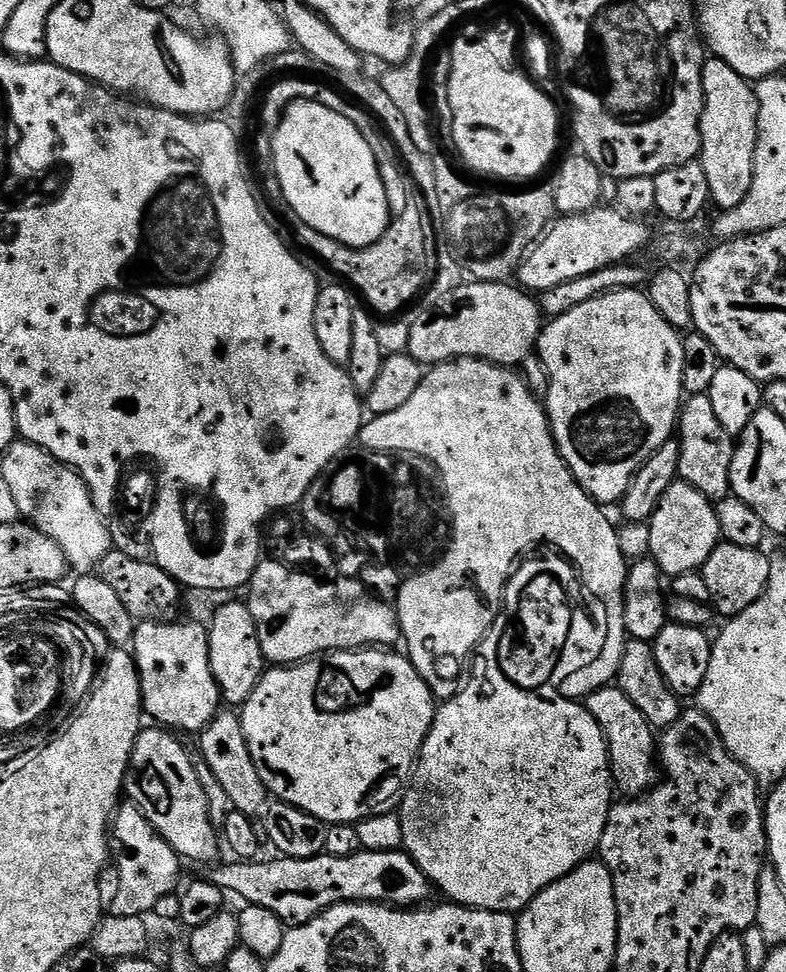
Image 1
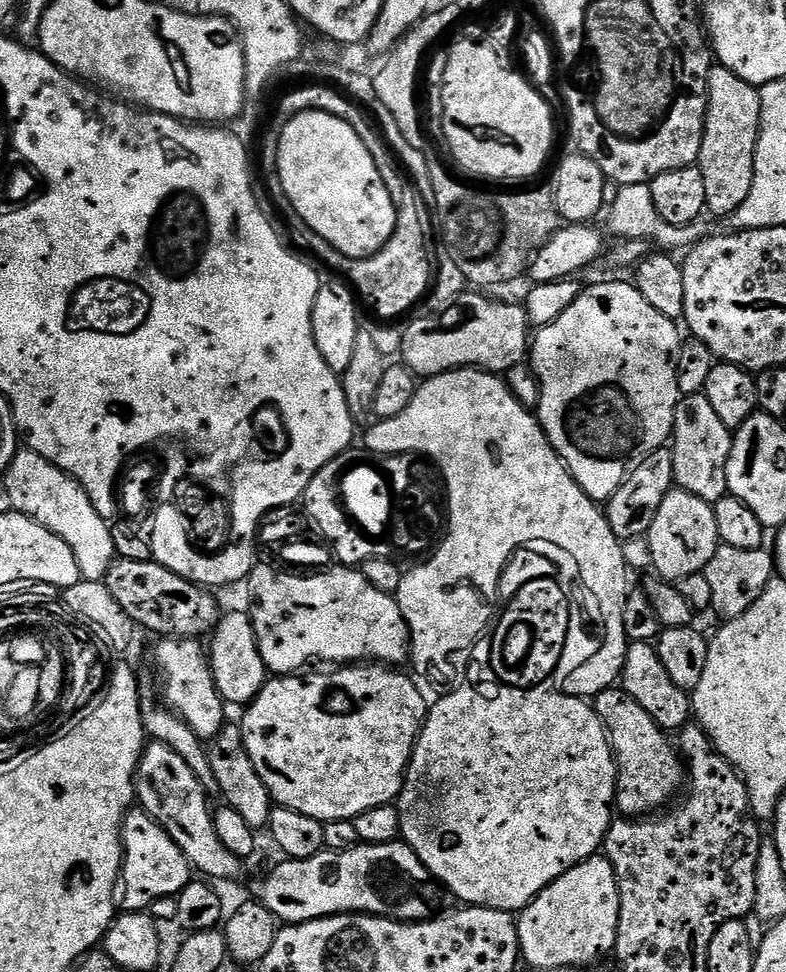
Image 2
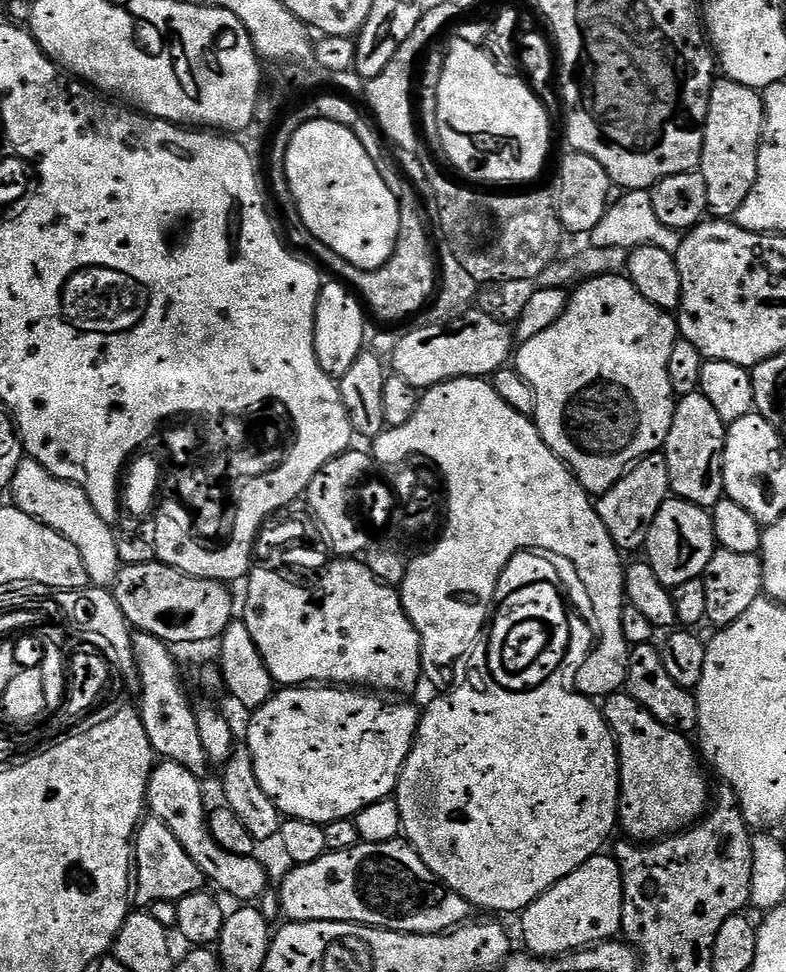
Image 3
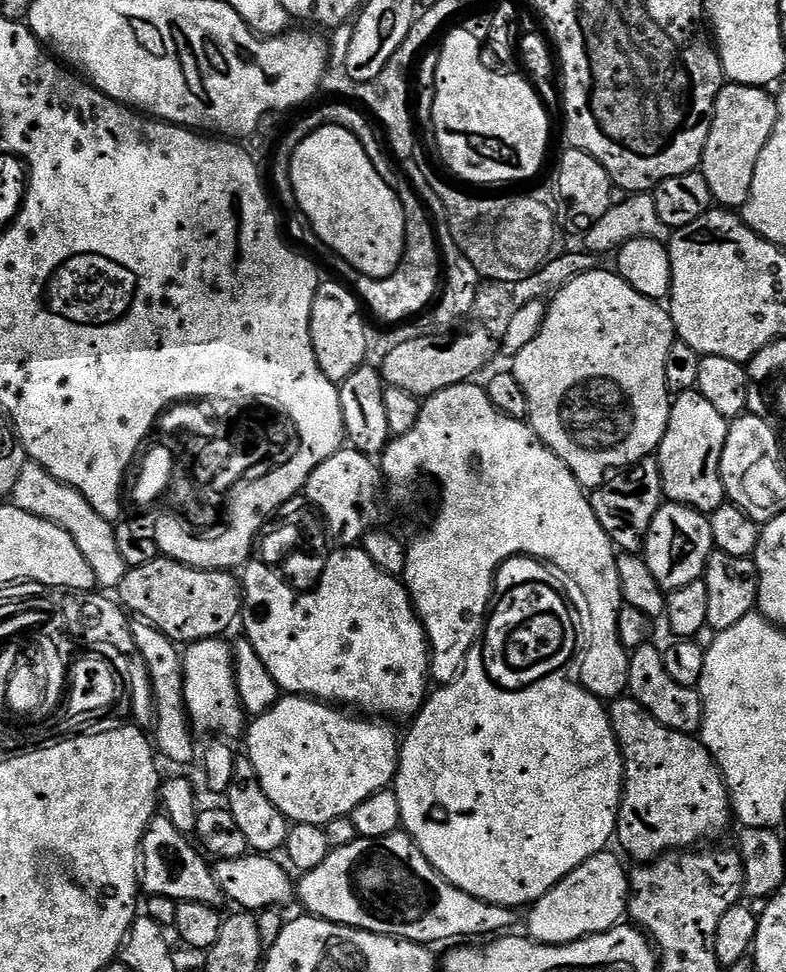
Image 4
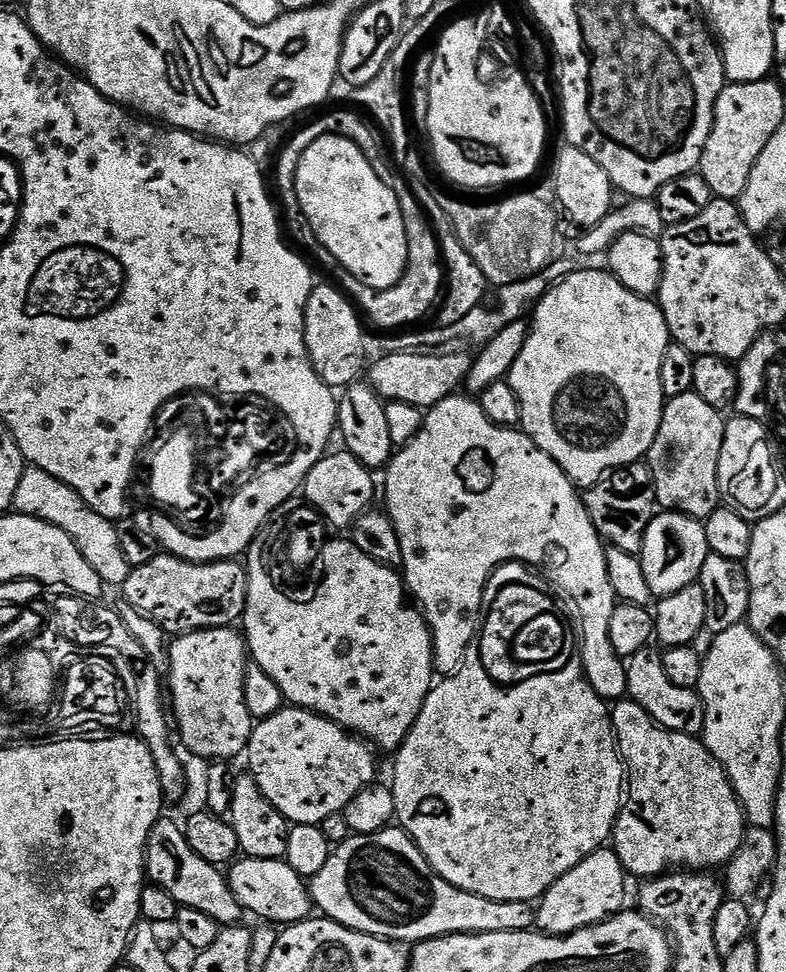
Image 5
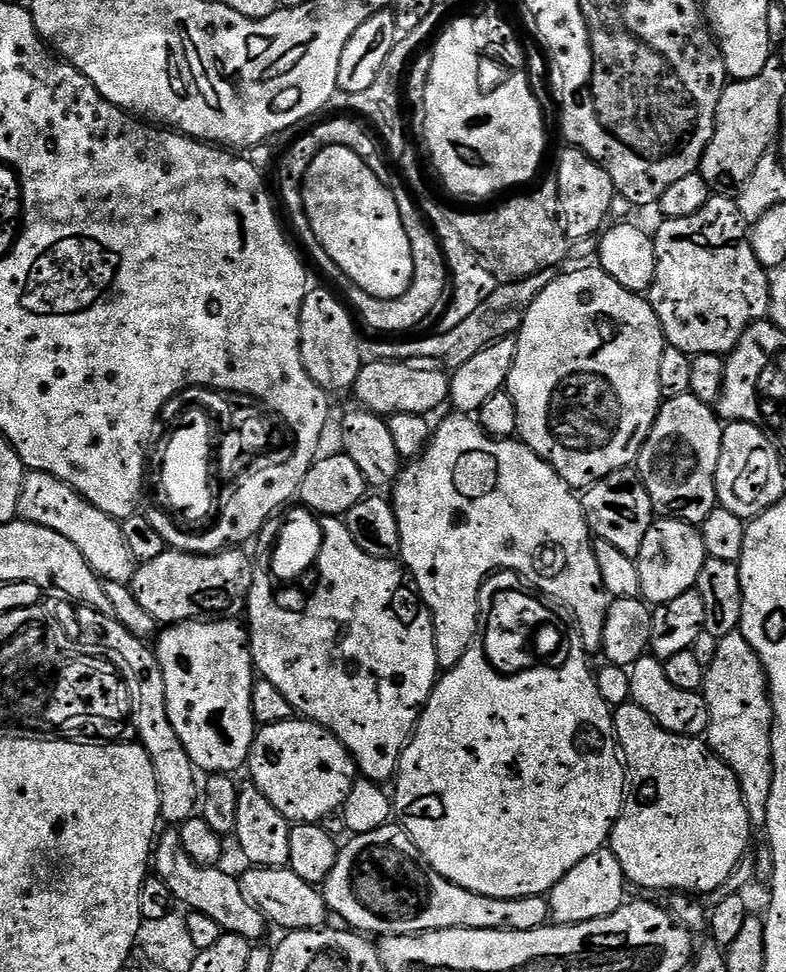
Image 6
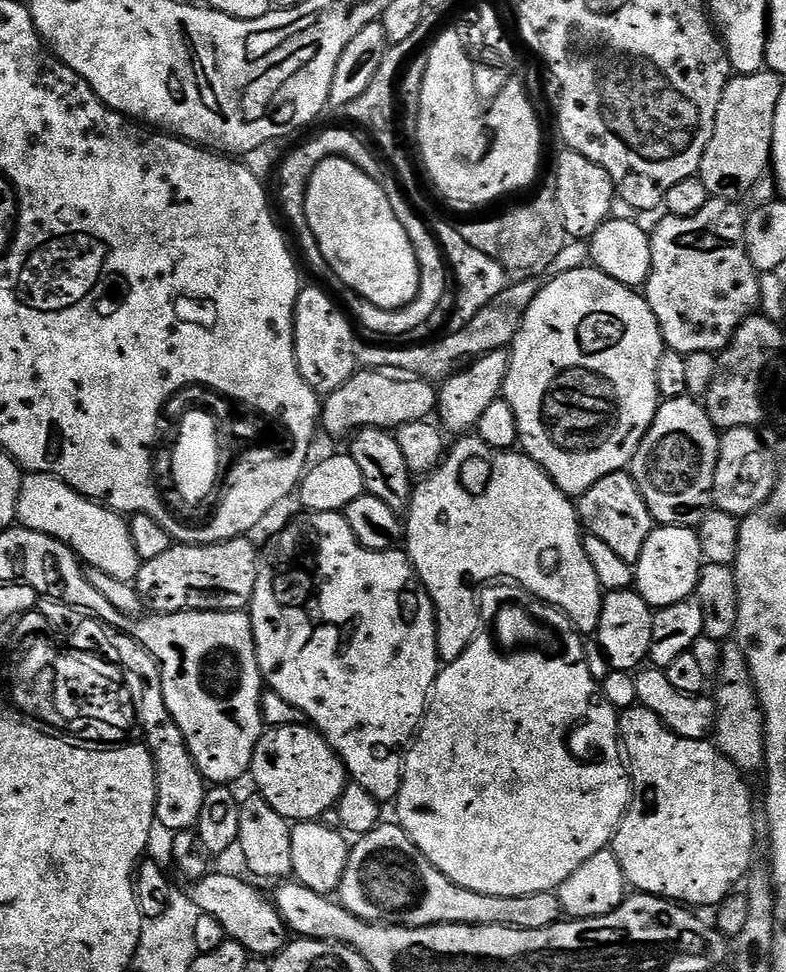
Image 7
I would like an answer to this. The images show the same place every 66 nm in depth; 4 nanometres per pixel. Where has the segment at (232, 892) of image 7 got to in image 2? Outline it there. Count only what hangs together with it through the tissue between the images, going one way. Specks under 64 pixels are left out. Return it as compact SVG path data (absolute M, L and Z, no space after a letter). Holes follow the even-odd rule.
M143 810L129 811L128 817L124 819L124 825L120 827L120 840L124 844L122 869L122 908L124 912L144 912L151 909L152 903L158 898L177 897L187 884L193 883L194 869L186 858L186 854L182 854L182 850L174 842L174 838L170 838L170 834L166 834L164 827L157 824L147 812Z

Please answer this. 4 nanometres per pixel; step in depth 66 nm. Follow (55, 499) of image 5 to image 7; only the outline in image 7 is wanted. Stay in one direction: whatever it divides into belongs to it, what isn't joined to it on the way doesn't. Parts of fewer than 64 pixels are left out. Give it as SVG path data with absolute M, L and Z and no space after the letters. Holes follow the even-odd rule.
M30 472L21 479L20 493L16 503L16 524L21 528L29 528L38 534L46 534L58 542L62 542L80 557L89 569L97 568L102 574L110 574L110 578L135 581L142 563L138 550L134 550L134 538L130 538L128 520L119 512L105 508L103 504L90 500L80 492L73 490L64 480L45 472Z

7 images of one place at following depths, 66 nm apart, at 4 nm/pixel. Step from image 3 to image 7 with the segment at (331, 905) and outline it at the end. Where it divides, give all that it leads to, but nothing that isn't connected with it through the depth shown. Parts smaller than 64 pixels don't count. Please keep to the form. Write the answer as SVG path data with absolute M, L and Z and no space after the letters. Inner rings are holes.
M382 822L351 845L338 889L339 903L370 924L425 928L435 924L489 924L522 930L542 930L562 920L556 892L491 896L458 886L414 846L399 823Z

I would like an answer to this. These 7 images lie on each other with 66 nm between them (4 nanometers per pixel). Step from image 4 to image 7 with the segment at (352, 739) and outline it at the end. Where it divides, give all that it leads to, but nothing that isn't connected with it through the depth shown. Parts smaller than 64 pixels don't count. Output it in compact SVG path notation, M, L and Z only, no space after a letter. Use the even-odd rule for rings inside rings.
M284 722L281 728L269 727L256 744L250 776L260 787L257 788L259 795L264 796L272 809L290 822L316 822L322 810L336 807L346 783L344 763L336 757L336 751L315 728L304 722Z

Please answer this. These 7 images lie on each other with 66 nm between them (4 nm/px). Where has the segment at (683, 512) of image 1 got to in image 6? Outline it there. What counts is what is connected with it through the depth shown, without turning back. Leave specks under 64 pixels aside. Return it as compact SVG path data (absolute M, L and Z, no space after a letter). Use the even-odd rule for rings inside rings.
M653 519L650 530L646 530L646 538L642 538L642 550L635 557L638 574L642 578L641 597L655 606L671 602L678 598L678 594L693 591L705 559L704 543L697 525L688 524L685 520Z

